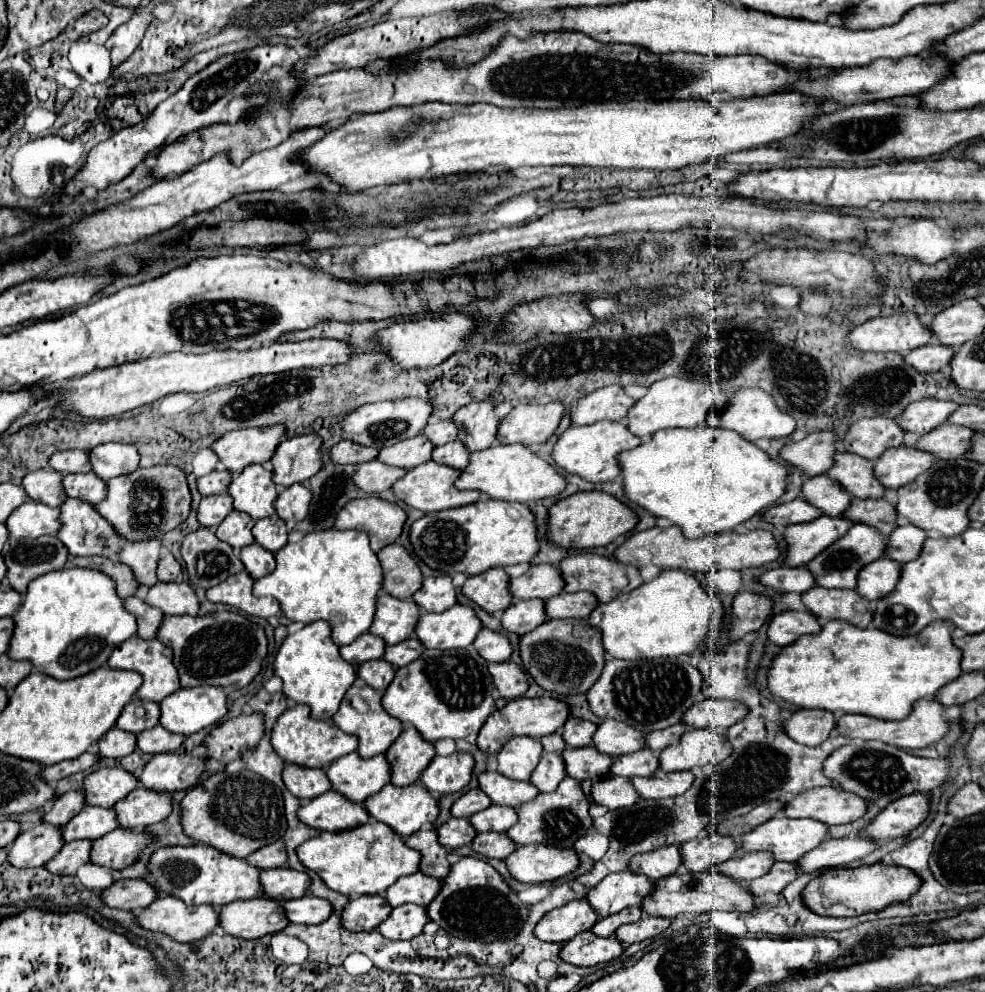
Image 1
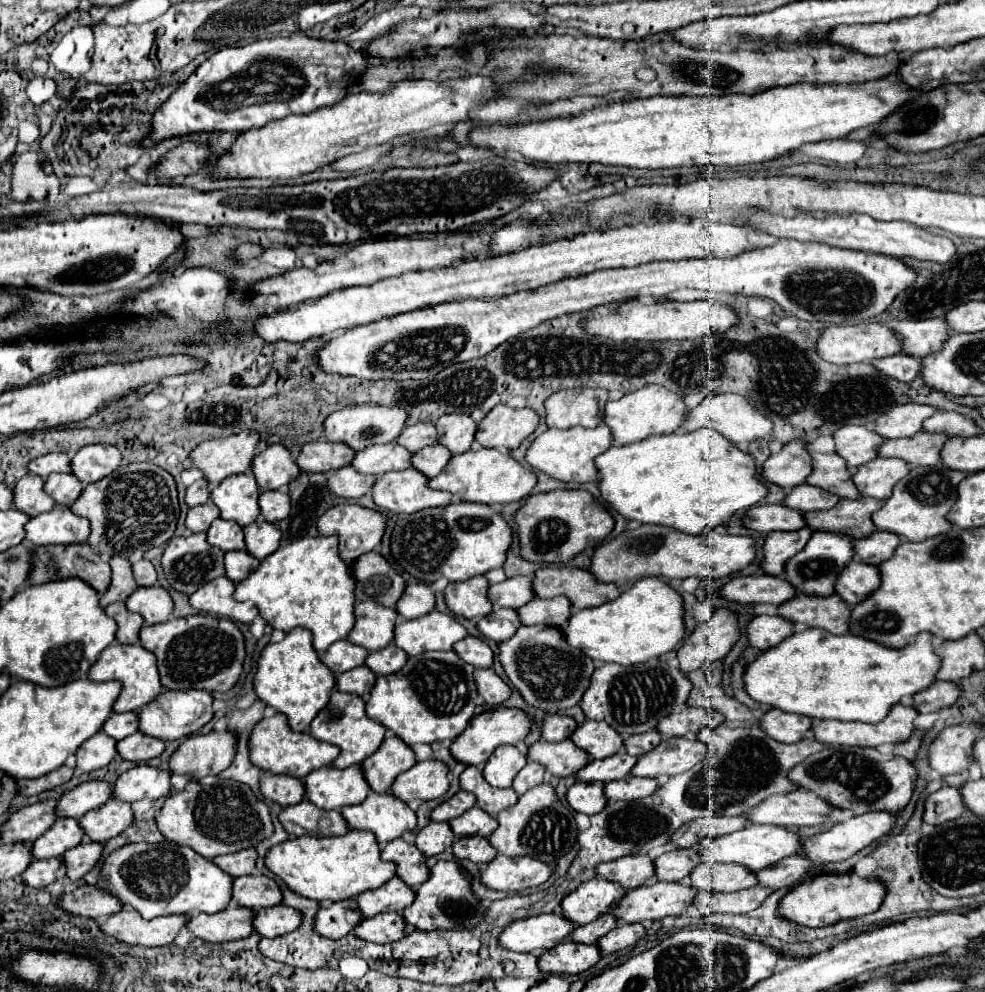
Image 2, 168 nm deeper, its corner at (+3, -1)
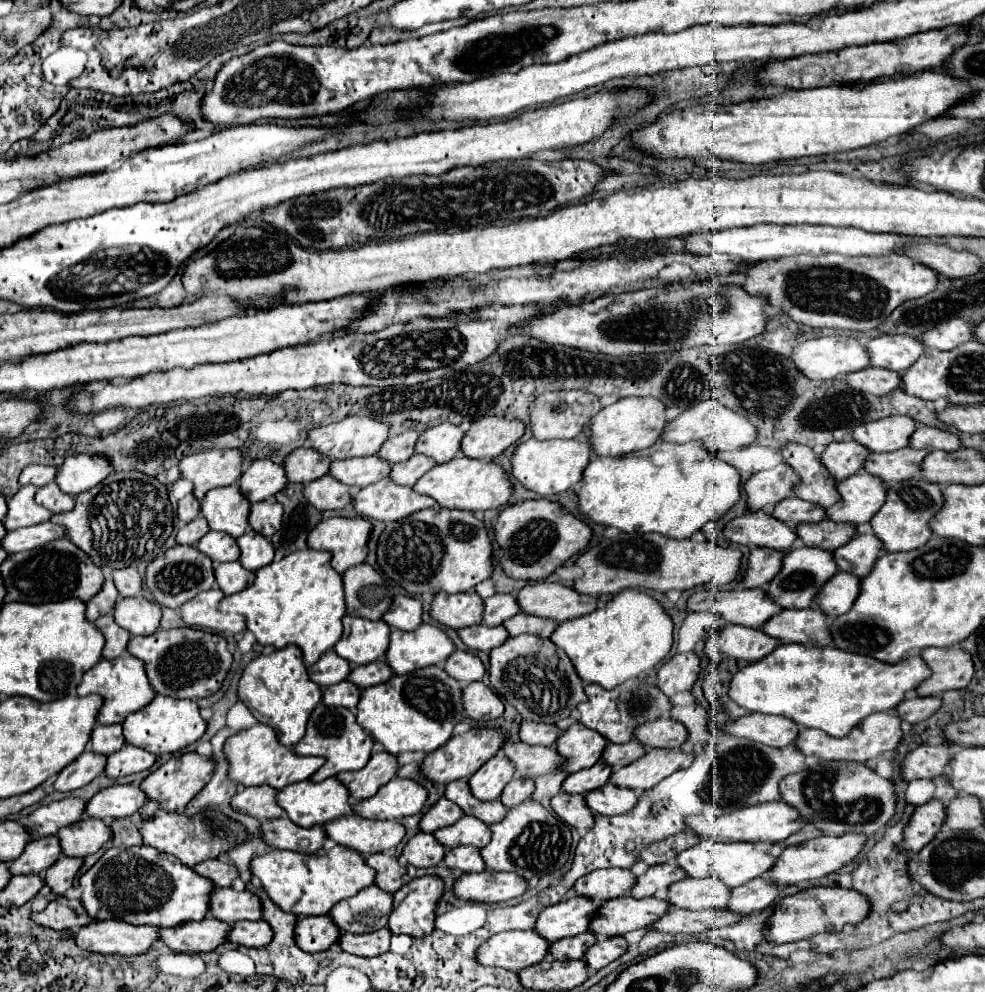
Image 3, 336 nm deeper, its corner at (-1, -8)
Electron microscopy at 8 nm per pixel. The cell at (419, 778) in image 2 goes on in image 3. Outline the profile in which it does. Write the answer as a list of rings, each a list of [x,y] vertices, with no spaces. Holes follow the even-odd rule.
[[[392,778],[376,792],[376,796],[362,800],[358,806],[352,806],[352,810],[360,818],[400,820],[404,816],[418,814],[424,800],[426,790],[420,784],[404,778]]]

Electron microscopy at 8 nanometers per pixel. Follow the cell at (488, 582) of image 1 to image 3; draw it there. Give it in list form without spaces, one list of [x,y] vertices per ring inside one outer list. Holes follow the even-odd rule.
[[[438,592],[430,604],[430,616],[454,630],[480,624],[484,602],[476,592],[466,594],[444,594]]]

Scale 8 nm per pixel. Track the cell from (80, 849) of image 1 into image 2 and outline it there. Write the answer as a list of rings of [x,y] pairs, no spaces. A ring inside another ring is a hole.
[[[52,857],[52,859],[44,859],[44,861],[34,861],[34,865],[30,865],[24,873],[22,873],[22,881],[30,887],[46,887],[50,883],[56,881],[56,873],[60,869],[64,869],[64,861],[60,861],[62,857]]]

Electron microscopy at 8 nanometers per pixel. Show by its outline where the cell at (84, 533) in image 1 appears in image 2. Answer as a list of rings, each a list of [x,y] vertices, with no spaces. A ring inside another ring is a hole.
[[[54,505],[52,511],[32,517],[26,527],[26,541],[32,545],[72,545],[86,543],[88,537],[90,521],[62,505]]]

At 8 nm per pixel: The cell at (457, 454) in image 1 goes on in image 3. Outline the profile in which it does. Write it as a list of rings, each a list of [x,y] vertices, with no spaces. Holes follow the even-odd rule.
[[[412,456],[406,462],[392,464],[388,478],[400,486],[412,486],[424,472],[434,468],[436,462],[428,460],[428,456]]]

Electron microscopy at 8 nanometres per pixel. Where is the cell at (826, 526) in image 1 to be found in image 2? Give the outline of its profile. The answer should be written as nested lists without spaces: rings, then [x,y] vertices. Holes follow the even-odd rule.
[[[802,527],[798,531],[786,531],[786,533],[770,533],[764,545],[764,561],[762,561],[764,573],[784,575],[786,561],[806,547],[812,533],[814,531],[810,527]]]

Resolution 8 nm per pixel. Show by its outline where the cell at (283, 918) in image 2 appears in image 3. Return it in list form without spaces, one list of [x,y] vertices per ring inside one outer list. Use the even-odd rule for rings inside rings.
[[[244,920],[240,924],[232,924],[230,932],[226,934],[226,942],[234,942],[246,948],[262,948],[264,944],[268,944],[268,940],[272,940],[272,928],[268,928],[268,924],[264,924],[262,920]]]

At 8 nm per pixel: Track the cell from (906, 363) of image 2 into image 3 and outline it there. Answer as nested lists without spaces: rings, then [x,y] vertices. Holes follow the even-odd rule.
[[[864,368],[858,372],[850,372],[844,376],[844,382],[860,392],[868,392],[874,396],[884,396],[896,388],[900,388],[900,374],[888,372],[884,368]]]

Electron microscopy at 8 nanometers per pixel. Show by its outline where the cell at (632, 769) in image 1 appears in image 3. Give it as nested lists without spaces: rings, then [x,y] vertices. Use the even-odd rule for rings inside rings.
[[[596,762],[594,766],[568,776],[562,782],[562,792],[566,792],[566,794],[586,794],[590,790],[596,790],[596,788],[604,786],[608,782],[610,774],[612,774],[610,766],[606,766],[602,762]]]

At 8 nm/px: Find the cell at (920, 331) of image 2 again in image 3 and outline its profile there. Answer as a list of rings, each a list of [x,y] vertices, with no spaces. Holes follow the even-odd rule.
[[[890,334],[868,340],[866,350],[870,354],[870,366],[886,368],[898,374],[904,372],[904,368],[910,368],[926,352],[920,340],[912,336],[890,336]]]

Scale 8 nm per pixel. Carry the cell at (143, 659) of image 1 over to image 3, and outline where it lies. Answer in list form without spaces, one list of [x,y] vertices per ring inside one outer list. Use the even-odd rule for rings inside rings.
[[[128,654],[114,660],[102,658],[88,672],[84,672],[76,692],[78,696],[98,694],[104,698],[104,704],[96,716],[98,724],[122,724],[128,714],[144,708],[144,704],[148,704],[148,700],[152,700],[154,696],[152,686],[148,684],[148,676],[144,676],[144,664],[140,664],[134,656],[128,656]]]

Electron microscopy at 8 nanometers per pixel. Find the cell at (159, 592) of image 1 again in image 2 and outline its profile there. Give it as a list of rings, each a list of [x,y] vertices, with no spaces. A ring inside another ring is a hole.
[[[160,585],[138,587],[136,593],[126,599],[126,605],[130,611],[140,613],[146,625],[166,623],[168,617],[174,613],[174,601],[170,593]]]

